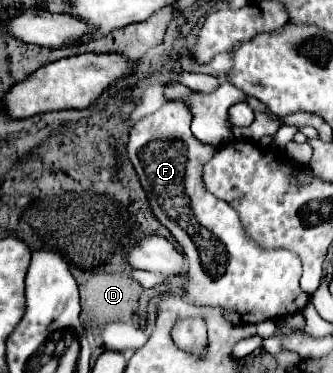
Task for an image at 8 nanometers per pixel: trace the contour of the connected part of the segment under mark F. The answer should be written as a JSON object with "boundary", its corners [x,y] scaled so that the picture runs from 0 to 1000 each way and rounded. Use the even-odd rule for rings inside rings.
{"boundary":[[[502,268],[483,295],[423,316],[393,338],[381,381],[381,418],[423,483],[423,499],[453,547],[453,568],[514,622],[514,633],[544,660],[544,676],[568,697],[556,761],[562,804],[586,820],[664,826],[676,847],[712,847],[712,858],[724,863],[742,858],[742,842],[766,842],[766,863],[790,863],[826,847],[904,836],[928,804],[928,794],[898,772],[904,697],[868,670],[784,670],[724,611],[712,568],[682,542],[616,515],[604,450],[652,408],[652,391],[604,386],[598,375],[586,375],[568,349],[574,322],[580,306],[550,268]]]}

